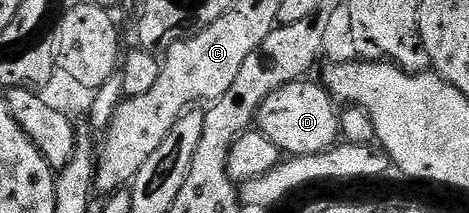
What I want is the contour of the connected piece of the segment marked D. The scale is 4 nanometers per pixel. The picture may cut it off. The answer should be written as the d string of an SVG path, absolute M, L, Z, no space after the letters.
M298 81L284 83L259 109L255 123L282 153L289 157L314 155L329 150L338 142L341 133L341 116L338 104L320 82Z

